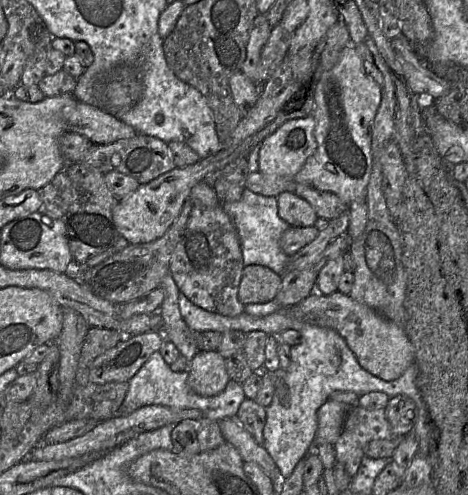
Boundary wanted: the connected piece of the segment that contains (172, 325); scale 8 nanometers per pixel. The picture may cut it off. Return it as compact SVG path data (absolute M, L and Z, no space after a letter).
M170 272L162 280L161 286L165 292L164 301L158 310L163 319L162 334L190 363L198 351L195 333L200 332L192 332L181 316L178 304L179 289Z

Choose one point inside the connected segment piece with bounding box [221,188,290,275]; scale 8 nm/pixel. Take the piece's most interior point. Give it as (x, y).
(259, 227)

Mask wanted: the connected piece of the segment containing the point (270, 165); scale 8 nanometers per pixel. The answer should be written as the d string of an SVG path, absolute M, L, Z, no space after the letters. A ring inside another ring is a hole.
M313 115L284 122L263 139L258 154L261 173L293 177L316 149Z

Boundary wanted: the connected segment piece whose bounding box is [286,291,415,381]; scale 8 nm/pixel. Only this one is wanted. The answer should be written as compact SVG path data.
M336 291L329 295L312 293L293 307L286 308L300 321L331 328L339 333L360 366L380 379L397 379L415 361L414 348L403 327L342 292Z

